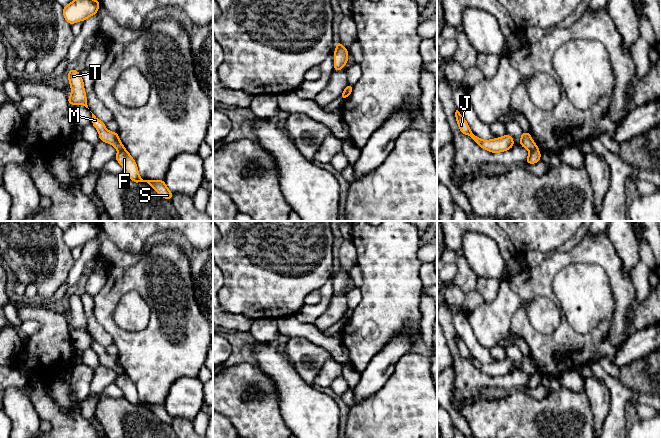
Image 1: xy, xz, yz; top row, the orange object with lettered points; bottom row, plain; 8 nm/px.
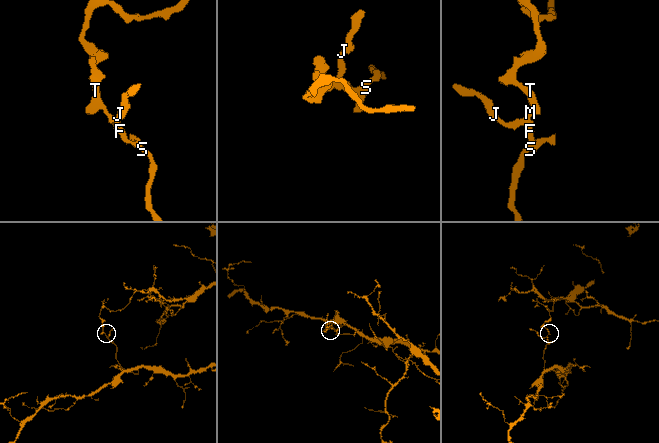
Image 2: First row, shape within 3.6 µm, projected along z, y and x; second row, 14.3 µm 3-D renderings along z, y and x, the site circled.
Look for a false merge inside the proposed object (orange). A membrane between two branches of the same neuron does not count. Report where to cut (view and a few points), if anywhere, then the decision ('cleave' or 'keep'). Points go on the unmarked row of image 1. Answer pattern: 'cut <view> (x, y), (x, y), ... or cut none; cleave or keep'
cut yz (537, 371), (529, 374); cleave

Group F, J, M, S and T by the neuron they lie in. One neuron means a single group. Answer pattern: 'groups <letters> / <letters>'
groups F S / J M T

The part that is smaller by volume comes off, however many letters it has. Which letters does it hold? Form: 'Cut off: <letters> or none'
Cut off: J, M, T

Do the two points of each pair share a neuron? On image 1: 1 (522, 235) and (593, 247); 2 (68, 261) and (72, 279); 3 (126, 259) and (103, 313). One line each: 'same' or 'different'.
1: different
2: different
3: different

